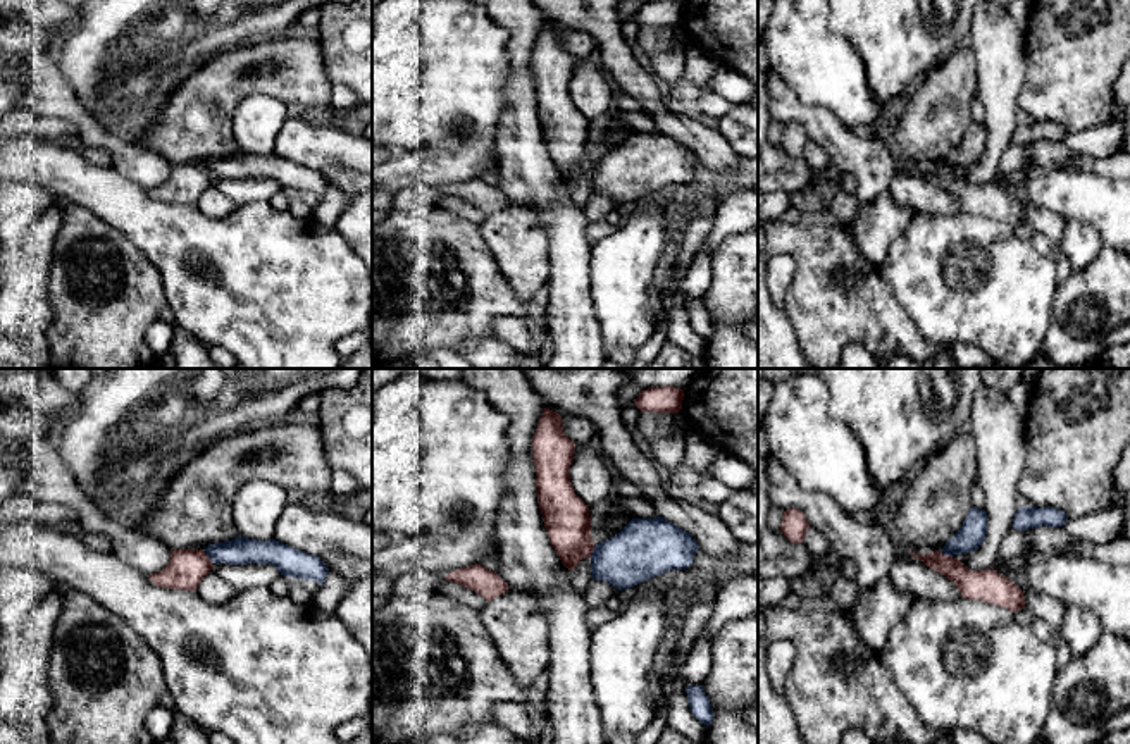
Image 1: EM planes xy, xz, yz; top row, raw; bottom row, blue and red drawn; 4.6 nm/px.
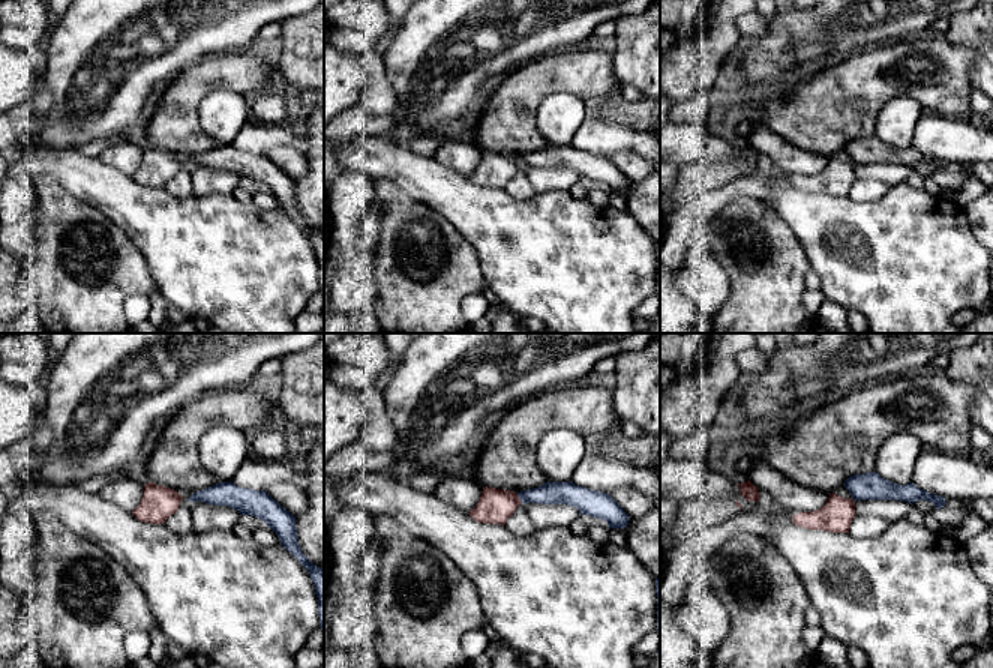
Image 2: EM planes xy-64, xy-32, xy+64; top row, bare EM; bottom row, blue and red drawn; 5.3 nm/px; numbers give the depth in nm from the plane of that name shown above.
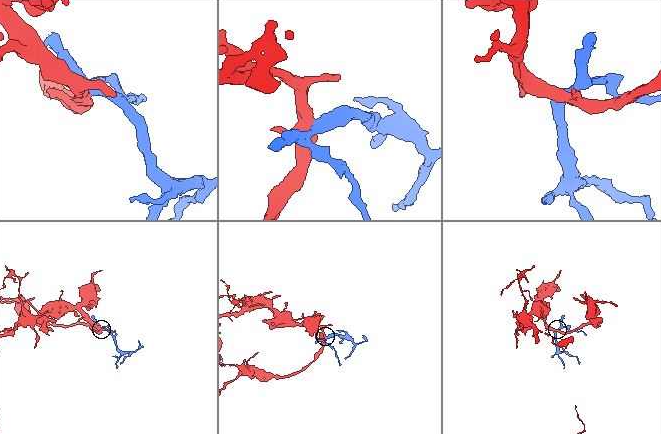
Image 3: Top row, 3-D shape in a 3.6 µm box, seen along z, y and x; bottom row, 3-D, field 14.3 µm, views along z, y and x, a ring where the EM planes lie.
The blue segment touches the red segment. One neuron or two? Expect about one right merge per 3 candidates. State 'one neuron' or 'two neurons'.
two neurons

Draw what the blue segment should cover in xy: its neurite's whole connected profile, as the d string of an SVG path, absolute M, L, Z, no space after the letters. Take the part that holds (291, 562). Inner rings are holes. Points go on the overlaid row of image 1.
M238 536L233 541L214 542L203 551L214 565L269 563L274 565L284 577L314 580L319 586L326 582L329 574L329 568L320 556L308 555L276 539L258 541Z

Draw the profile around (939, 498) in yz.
M963 429L915 472L899 503L894 527L908 551L927 555L946 546L972 508L975 482L975 437Z

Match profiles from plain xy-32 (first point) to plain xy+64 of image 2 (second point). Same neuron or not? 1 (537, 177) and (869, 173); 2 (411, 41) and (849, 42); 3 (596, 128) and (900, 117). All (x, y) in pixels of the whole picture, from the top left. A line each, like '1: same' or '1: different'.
1: same
2: same
3: different

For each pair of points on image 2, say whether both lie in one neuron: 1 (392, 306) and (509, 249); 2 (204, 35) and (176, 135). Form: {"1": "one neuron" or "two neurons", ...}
{"1": "two neurons", "2": "two neurons"}

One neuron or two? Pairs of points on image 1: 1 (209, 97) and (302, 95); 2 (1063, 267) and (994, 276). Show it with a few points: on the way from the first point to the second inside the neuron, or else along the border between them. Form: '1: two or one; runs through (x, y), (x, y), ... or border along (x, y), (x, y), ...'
1: one; runs through (231, 81), (279, 81)
2: two; border along (1053, 255), (1058, 285)

